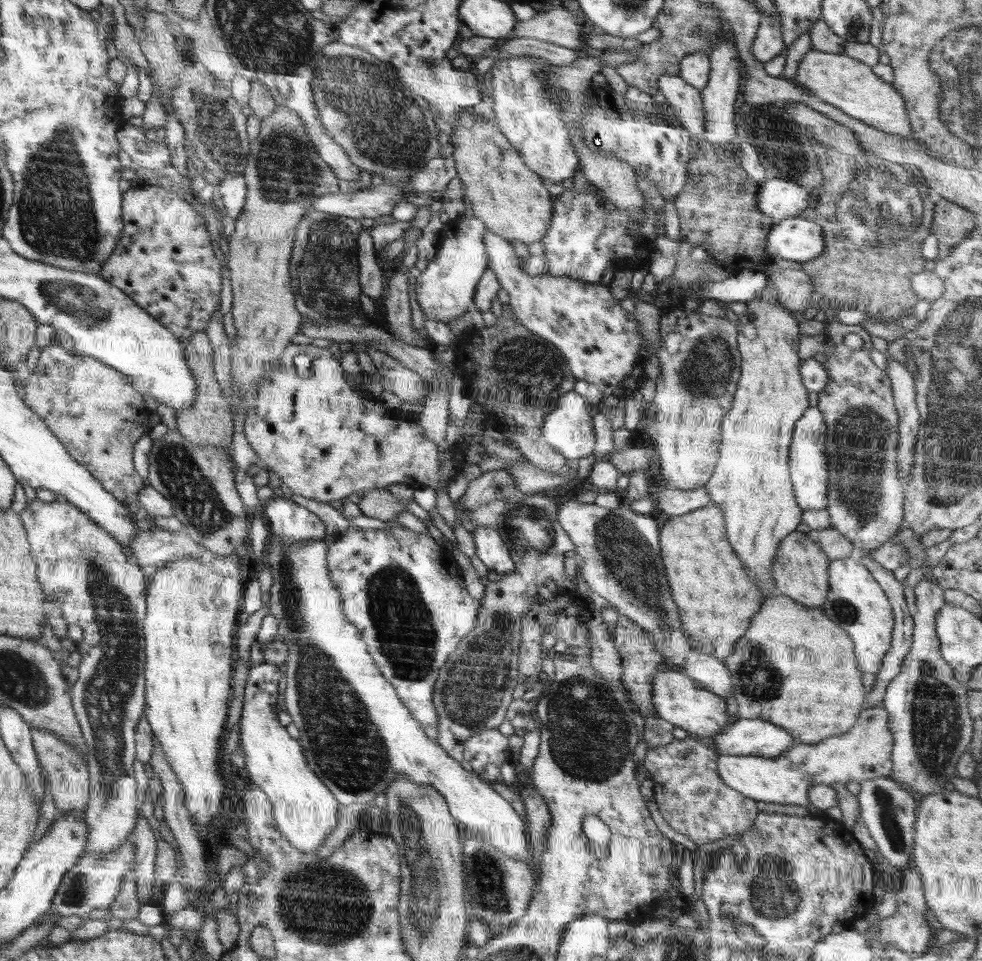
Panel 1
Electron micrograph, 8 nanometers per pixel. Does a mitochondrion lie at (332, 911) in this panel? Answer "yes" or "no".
yes

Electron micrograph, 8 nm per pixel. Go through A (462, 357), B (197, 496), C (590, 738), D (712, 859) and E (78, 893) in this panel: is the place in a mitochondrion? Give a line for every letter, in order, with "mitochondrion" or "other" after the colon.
A: other
B: mitochondrion
C: mitochondrion
D: other
E: mitochondrion

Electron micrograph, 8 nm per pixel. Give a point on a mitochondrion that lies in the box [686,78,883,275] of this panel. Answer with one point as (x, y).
(787, 157)

